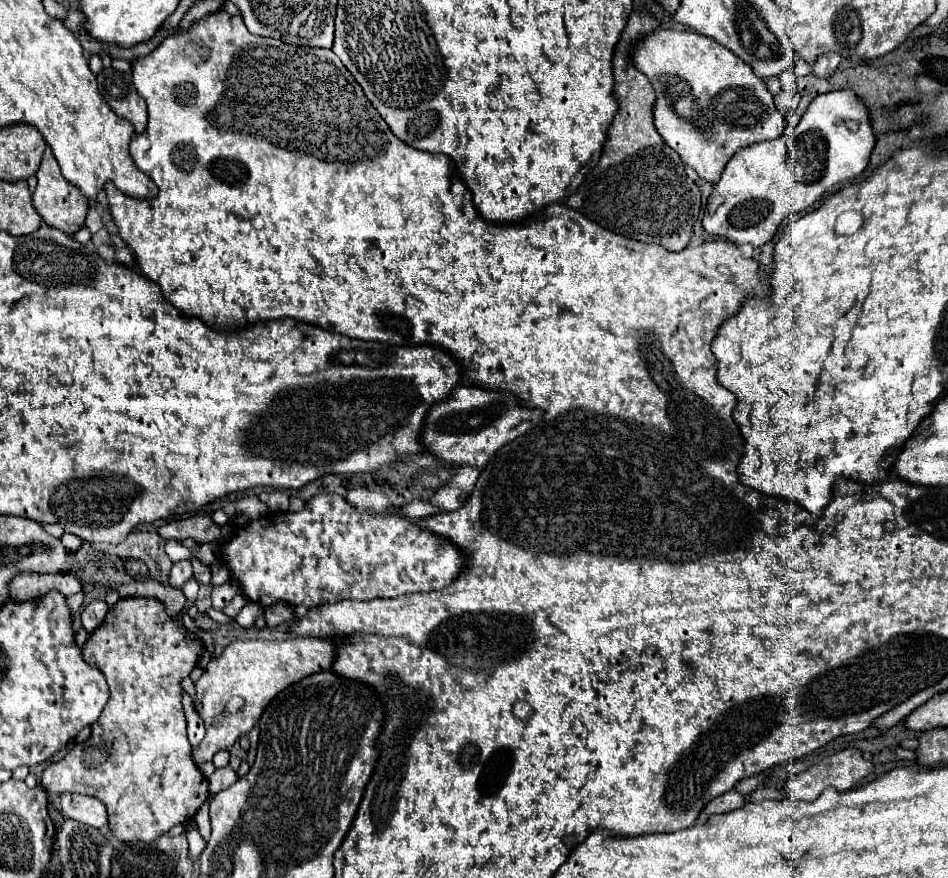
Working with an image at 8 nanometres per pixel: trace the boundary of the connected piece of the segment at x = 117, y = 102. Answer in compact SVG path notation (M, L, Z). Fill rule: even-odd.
M105 68L103 72L97 74L97 84L99 84L99 92L101 96L107 100L107 104L111 106L111 110L123 118L127 118L133 126L135 126L135 132L143 132L145 126L147 126L147 104L145 100L137 94L133 82L131 82L131 74L129 72L117 72L113 68Z

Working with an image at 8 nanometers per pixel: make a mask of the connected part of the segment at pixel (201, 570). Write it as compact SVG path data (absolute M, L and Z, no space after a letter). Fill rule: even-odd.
M195 558L190 559L193 566L194 577L201 583L211 586L211 570Z

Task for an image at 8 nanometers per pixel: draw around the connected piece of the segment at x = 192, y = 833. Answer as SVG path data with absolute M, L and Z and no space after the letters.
M197 826L187 828L185 834L187 834L187 840L189 840L189 856L191 856L191 860L193 860L193 858L197 858L197 856L203 852L203 848L205 848L205 838L201 836L201 832L199 832Z

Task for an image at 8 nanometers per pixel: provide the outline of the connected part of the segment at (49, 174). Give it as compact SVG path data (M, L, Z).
M47 150L43 152L43 160L41 166L37 170L37 188L33 194L33 206L37 208L37 212L41 214L43 222L49 226L55 226L59 230L63 230L65 234L73 234L77 232L83 224L85 224L85 216L87 216L87 198L83 198L83 194L79 192L79 188L71 182L67 182L59 170L59 164L53 156L53 152Z

